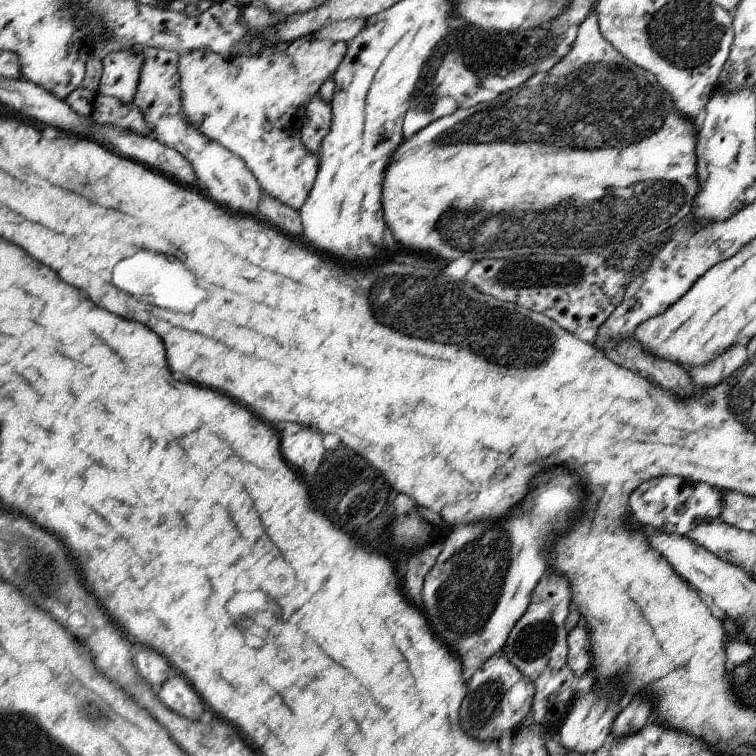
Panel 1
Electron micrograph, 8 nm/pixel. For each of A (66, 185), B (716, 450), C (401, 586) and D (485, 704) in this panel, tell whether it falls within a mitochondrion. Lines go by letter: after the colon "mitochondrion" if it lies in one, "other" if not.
A: mitochondrion
B: other
C: other
D: mitochondrion

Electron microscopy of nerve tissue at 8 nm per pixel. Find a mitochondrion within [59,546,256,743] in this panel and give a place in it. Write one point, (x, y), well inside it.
(91, 712)

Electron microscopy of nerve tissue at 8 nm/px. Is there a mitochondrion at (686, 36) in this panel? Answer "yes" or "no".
yes

